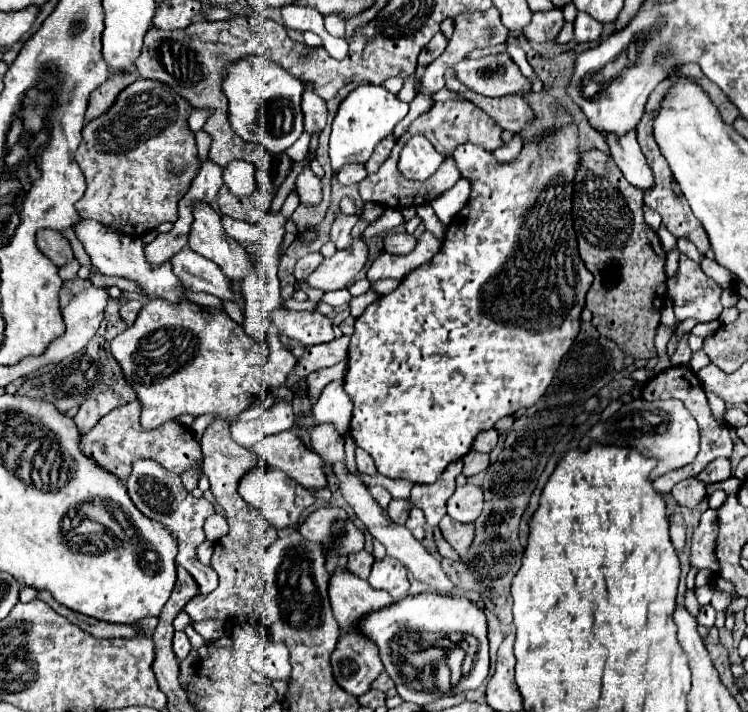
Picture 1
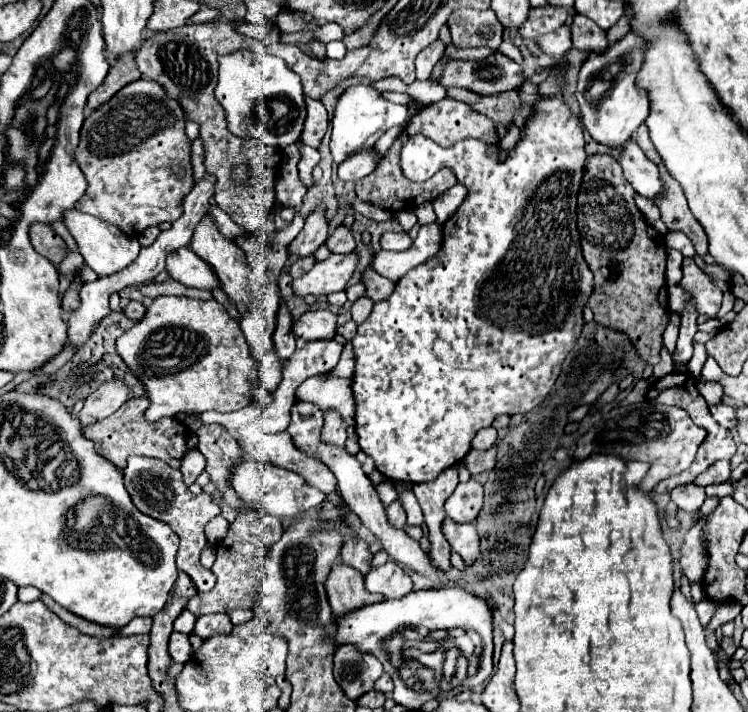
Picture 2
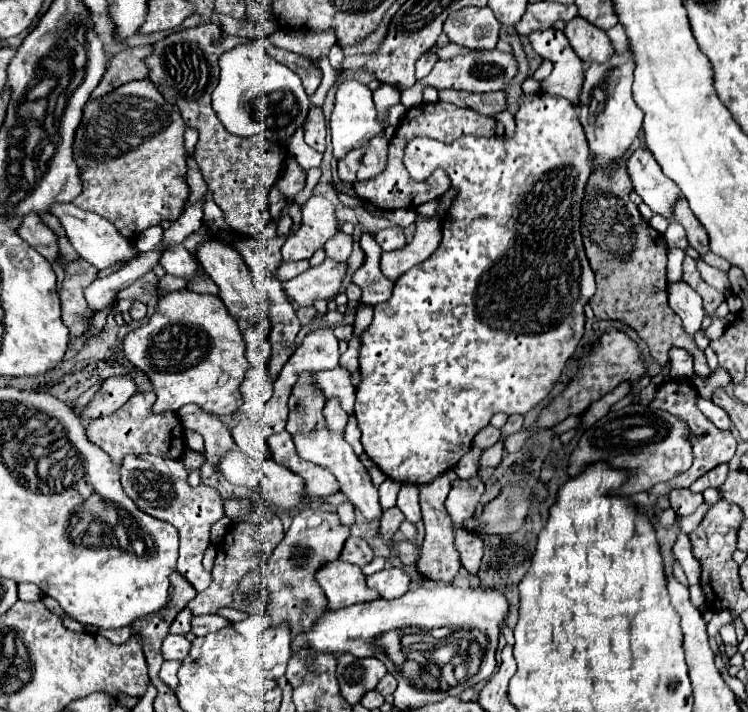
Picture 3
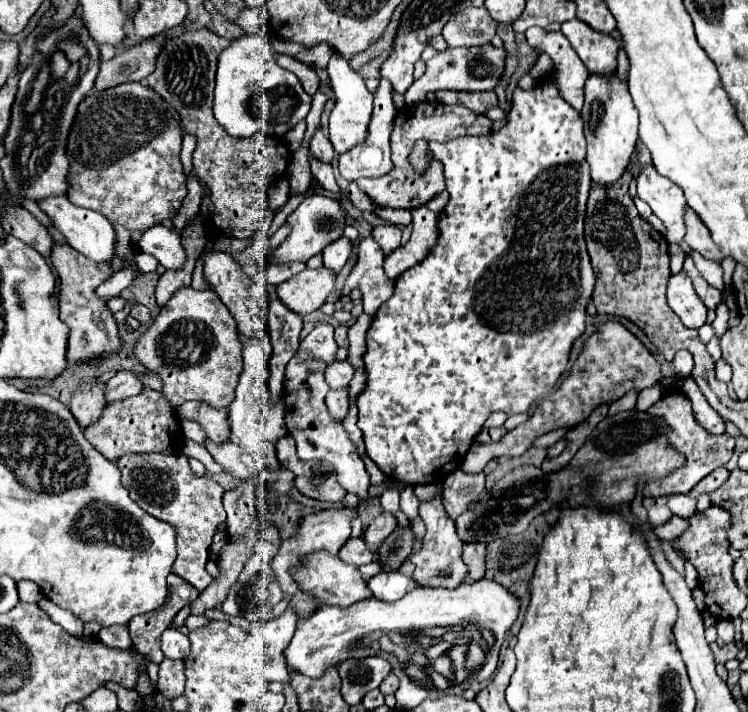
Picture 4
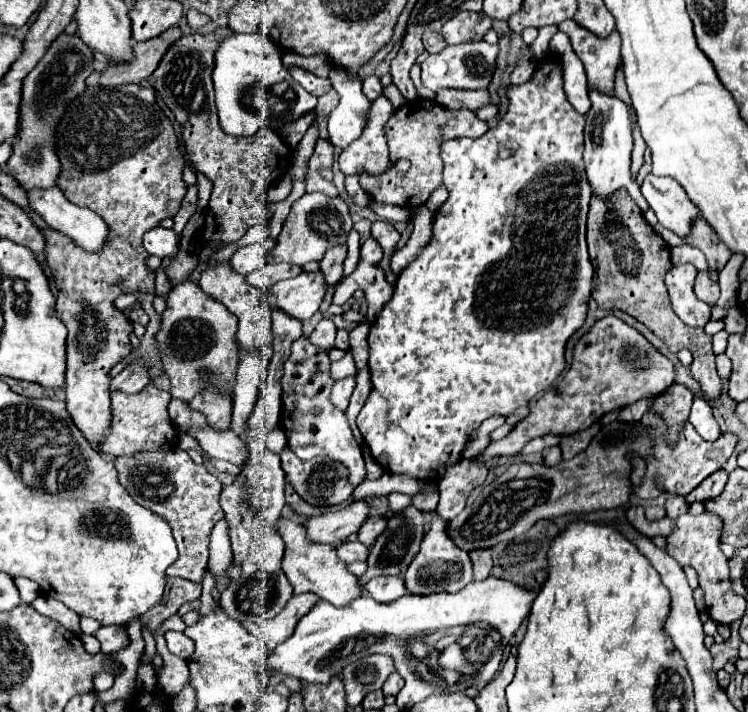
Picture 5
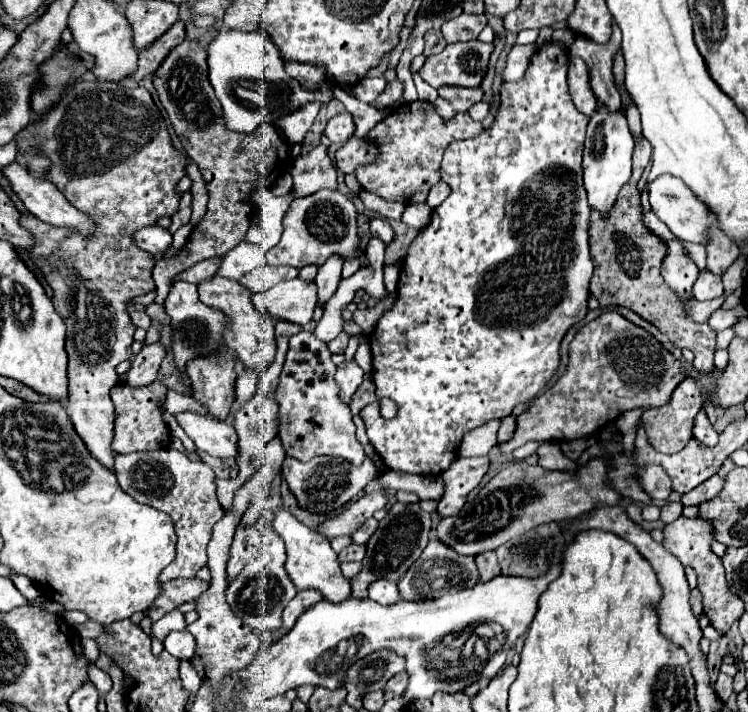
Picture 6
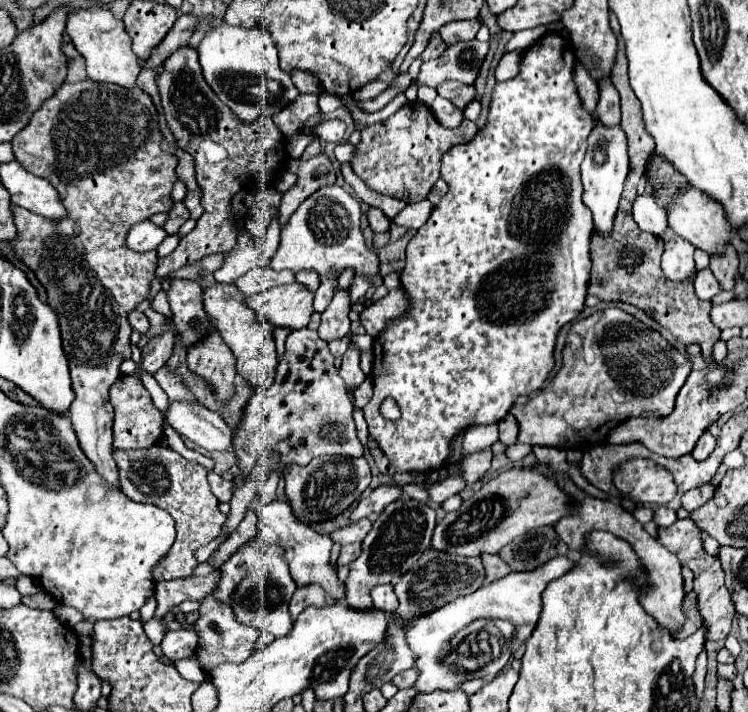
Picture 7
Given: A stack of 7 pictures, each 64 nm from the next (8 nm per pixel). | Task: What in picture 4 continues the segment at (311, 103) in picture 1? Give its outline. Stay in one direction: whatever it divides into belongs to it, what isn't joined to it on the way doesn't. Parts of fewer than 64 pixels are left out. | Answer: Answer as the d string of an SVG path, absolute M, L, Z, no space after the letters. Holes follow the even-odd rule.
M318 130L310 142L310 154L320 160L320 162L326 162L330 164L332 158L334 158L334 148L330 144L330 140L322 134L322 130Z

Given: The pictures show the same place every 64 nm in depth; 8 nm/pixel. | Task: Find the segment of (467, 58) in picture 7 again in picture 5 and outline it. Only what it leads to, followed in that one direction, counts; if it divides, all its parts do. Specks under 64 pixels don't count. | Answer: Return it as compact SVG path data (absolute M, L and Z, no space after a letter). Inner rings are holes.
M482 40L446 46L442 52L428 56L420 64L422 82L430 90L438 90L438 88L464 88L464 90L488 88L488 82L492 78L494 66L496 66L496 56L498 56L498 46L482 42Z

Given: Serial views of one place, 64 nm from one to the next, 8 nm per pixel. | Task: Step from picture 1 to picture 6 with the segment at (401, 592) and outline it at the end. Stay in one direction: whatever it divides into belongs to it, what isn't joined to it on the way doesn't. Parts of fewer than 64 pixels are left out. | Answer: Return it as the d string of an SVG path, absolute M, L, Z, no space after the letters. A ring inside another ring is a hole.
M376 580L372 586L370 586L370 600L378 602L378 604L396 604L400 600L400 594L398 594L398 584L392 582L392 580Z

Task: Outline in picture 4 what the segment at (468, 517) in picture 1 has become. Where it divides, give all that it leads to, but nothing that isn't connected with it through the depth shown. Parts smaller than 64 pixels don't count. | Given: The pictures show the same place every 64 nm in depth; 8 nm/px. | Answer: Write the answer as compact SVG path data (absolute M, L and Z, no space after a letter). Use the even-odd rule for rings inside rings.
M460 468L450 472L442 482L442 506L446 514L456 520L466 512L470 500L474 500L484 490L484 474L466 474Z

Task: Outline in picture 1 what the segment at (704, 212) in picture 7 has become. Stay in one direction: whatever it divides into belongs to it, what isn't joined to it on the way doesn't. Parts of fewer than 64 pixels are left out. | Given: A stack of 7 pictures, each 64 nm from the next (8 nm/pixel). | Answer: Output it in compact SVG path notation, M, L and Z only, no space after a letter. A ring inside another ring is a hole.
M634 130L628 132L626 136L622 136L622 140L614 140L614 136L612 136L612 142L608 142L608 146L610 146L610 154L612 154L614 162L618 164L624 178L632 186L636 186L642 192L650 190L654 186L652 168L648 166L644 154L640 152ZM676 238L676 248L682 252L682 254L686 254L688 258L692 258L692 260L696 260L696 262L700 262L704 256L694 248L694 244L690 244L690 240L686 240L686 238Z

